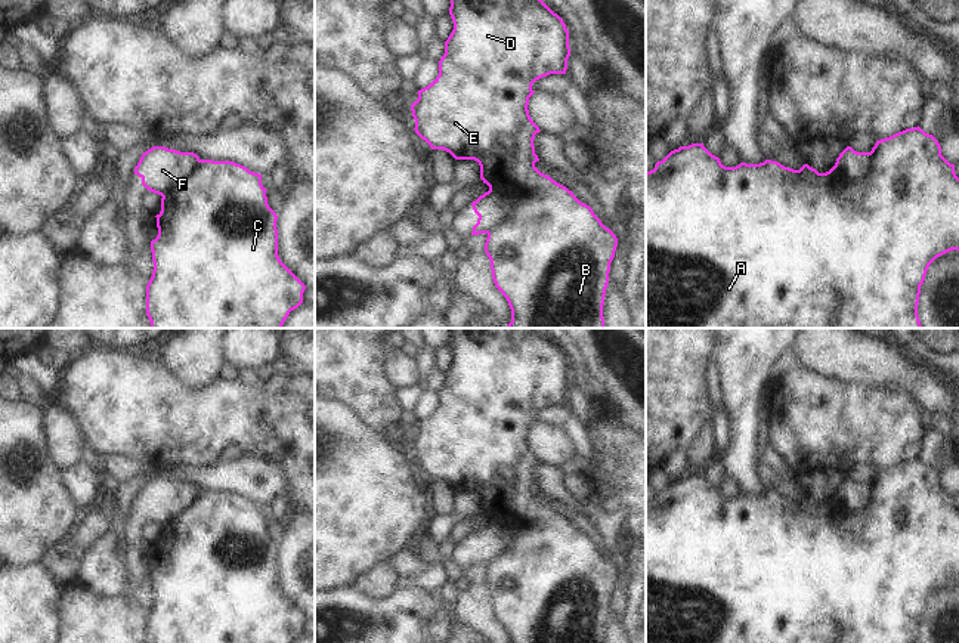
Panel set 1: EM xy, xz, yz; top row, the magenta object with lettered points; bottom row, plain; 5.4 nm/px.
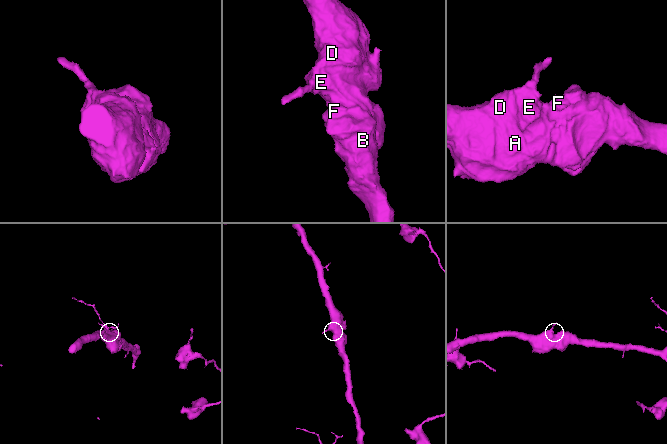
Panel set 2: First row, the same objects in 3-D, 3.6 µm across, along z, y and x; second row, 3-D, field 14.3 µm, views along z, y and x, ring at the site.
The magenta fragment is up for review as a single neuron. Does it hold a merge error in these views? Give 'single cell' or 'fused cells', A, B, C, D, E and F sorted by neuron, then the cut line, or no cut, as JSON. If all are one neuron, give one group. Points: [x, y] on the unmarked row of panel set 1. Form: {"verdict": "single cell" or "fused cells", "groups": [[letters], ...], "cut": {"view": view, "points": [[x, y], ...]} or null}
{"verdict": "fused cells", "groups": [["A", "B", "C", "D", "E"], ["F"]], "cut": {"view": "xz", "points": [[494, 521], [512, 534], [512, 541], [486, 563]]}}

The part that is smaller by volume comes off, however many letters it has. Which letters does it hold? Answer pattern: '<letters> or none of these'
F

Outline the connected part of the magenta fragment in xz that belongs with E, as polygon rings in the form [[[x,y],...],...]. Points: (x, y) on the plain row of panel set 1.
[[[451,328],[449,346],[454,361],[445,372],[439,406],[418,421],[418,430],[411,436],[415,464],[431,480],[443,480],[455,491],[477,492],[489,522],[513,534],[510,545],[488,563],[485,574],[492,610],[511,643],[603,643],[618,569],[590,537],[535,498],[539,489],[533,470],[541,461],[529,446],[529,429],[536,411],[566,405],[570,387],[566,355],[539,328]]]

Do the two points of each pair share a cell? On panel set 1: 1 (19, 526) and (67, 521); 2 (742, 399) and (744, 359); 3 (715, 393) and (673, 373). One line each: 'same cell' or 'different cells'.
1: same cell
2: same cell
3: different cells

